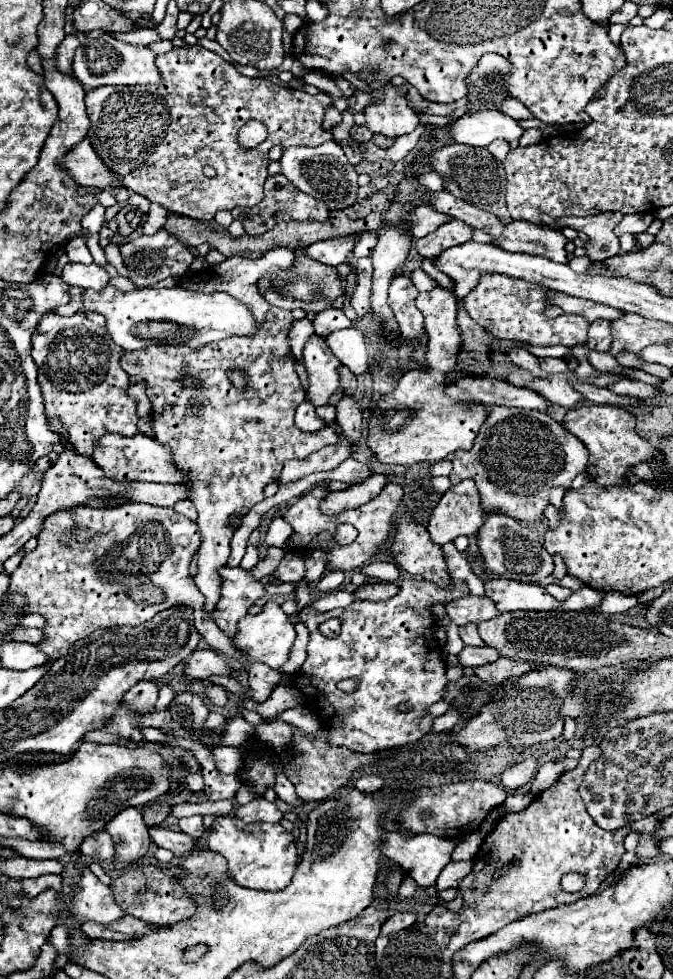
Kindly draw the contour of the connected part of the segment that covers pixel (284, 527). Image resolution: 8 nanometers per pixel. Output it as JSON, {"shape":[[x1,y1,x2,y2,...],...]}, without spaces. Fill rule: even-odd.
{"shape":[[277,516,269,524,269,532,265,536,265,544,267,546,279,546,281,548,285,544,287,536,291,536,291,526,281,516]]}

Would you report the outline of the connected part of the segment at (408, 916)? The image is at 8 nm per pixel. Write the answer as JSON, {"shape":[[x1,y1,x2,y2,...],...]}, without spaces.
{"shape":[[397,912,393,914,381,929,381,934,385,936,392,936,399,930,405,930,407,926,413,926,415,924,415,914,411,912]]}

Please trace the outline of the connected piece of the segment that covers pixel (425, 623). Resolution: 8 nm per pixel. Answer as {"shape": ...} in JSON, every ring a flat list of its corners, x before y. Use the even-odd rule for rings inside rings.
{"shape":[[399,578,397,580,399,592,385,600,385,602,371,602,371,600,355,600,347,608,337,608,325,613,315,612,307,606,300,612,303,624,309,628,309,644,307,644,307,660,303,662,301,670,293,676,295,688,299,688,307,700,307,708,315,710,317,718,321,720,323,728,331,728,331,746,345,746,353,752,385,752,393,748,401,748,405,744,413,744,423,734,429,734,433,728,433,716,429,716,427,708,439,702,445,696,445,658,441,652,439,642,433,636,435,620,431,606,447,604,451,600,469,596,469,586,465,580,451,580,449,586,439,588,425,580,413,578],[329,618,341,620,341,632,337,638,327,638,319,632,319,624],[343,678,357,678,361,680,361,690,353,694,345,694,337,690,337,682],[401,702,411,702,411,712,399,712,397,706]]}

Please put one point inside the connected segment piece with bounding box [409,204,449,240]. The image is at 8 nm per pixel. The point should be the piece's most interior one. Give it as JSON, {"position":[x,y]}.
{"position":[424,220]}

